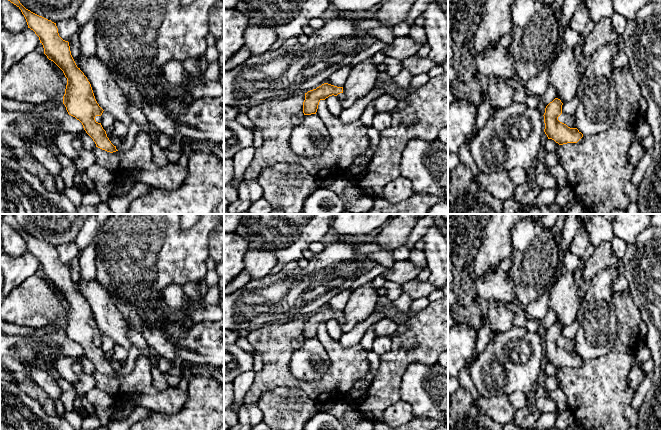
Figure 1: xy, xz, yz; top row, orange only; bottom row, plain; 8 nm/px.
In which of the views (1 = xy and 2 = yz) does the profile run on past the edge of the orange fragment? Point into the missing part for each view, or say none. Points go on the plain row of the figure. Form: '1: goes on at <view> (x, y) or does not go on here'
1: does not go on here
2: does not go on here

